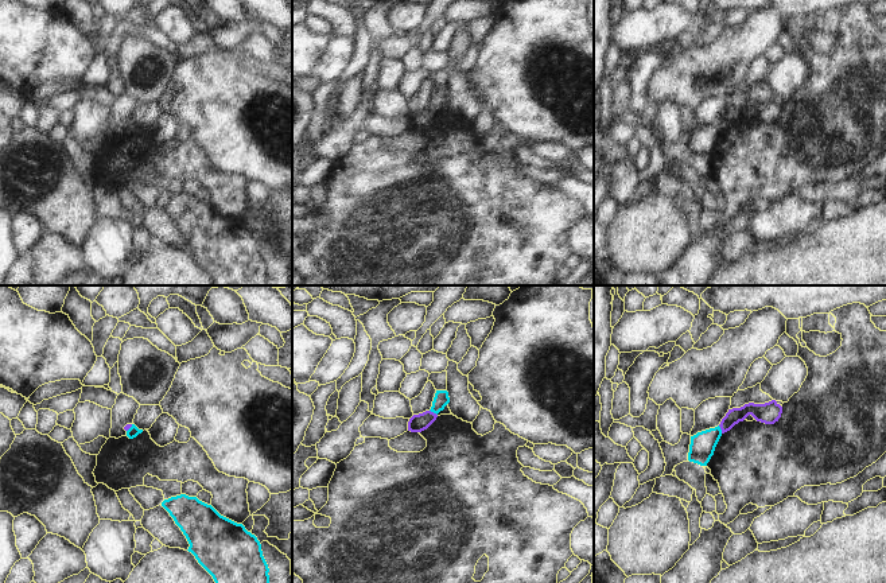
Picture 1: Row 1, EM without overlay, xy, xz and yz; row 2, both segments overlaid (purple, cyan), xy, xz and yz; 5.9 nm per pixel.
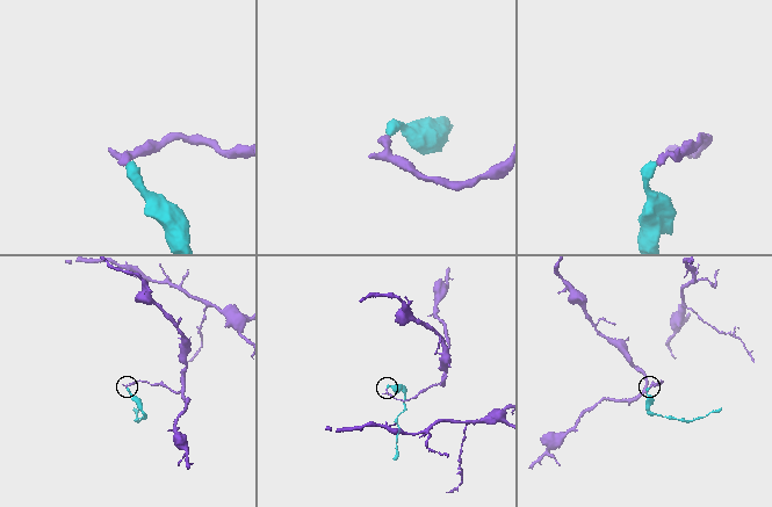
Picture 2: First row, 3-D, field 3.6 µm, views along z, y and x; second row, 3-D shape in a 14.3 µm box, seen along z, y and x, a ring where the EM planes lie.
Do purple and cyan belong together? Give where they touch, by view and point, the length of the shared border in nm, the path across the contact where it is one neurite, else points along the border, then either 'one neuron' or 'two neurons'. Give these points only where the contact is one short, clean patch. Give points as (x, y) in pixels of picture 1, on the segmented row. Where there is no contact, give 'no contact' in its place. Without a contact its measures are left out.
contact xz (432, 412); length 60 nm; border xz (430, 409), (436, 415); two neurons

